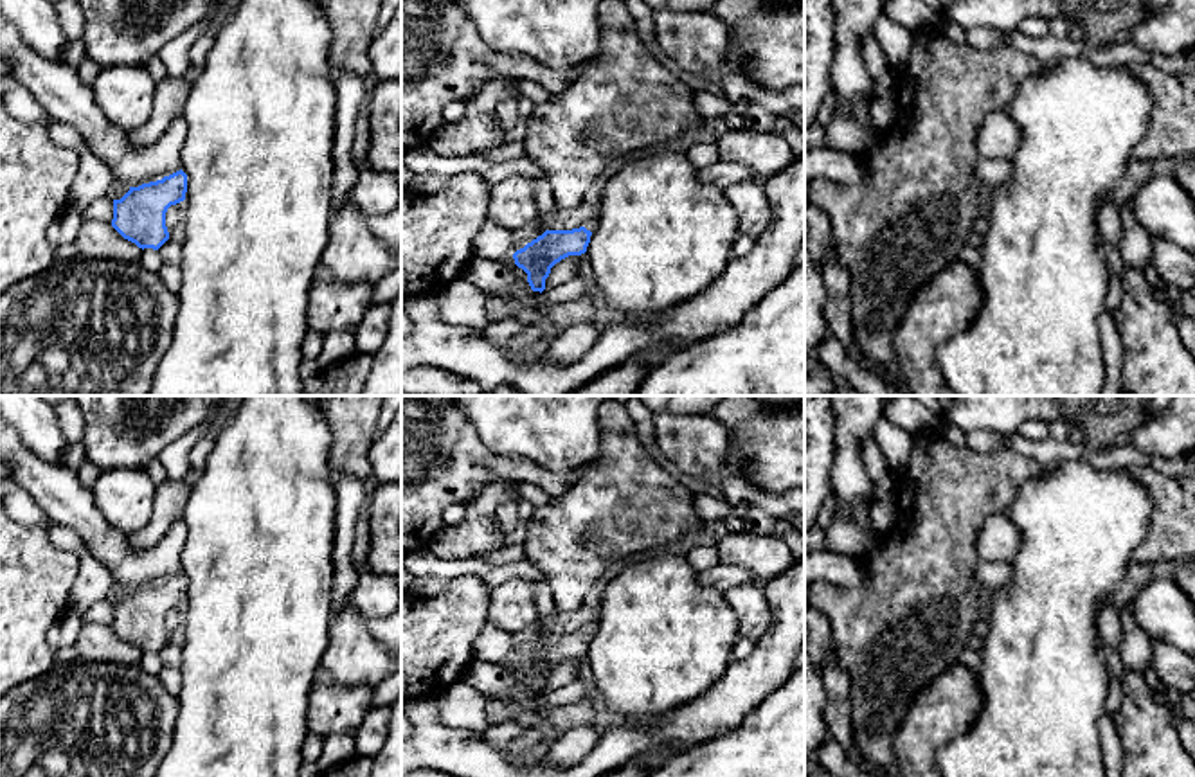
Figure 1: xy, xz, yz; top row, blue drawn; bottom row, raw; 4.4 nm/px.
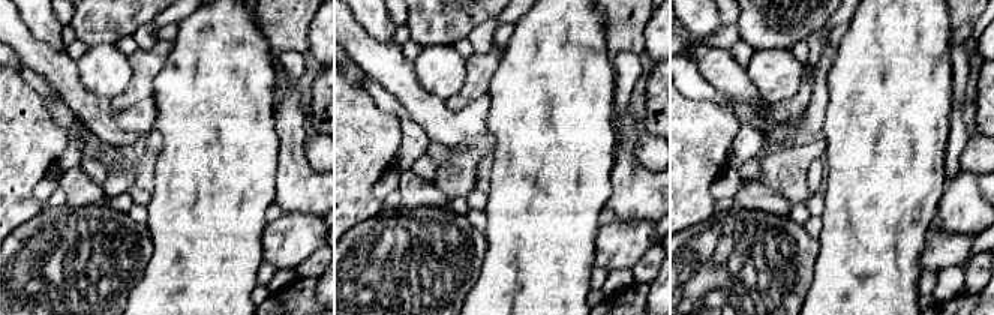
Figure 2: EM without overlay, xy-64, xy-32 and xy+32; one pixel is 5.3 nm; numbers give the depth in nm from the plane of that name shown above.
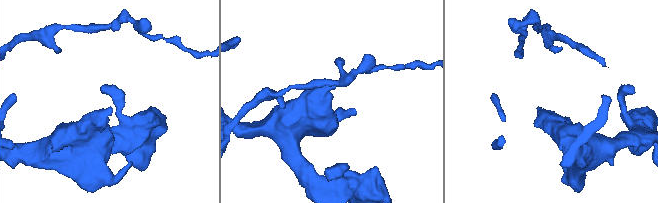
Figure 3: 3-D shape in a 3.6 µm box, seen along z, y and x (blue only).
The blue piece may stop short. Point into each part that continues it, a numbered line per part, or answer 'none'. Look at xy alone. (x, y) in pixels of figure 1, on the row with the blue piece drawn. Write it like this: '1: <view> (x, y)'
none

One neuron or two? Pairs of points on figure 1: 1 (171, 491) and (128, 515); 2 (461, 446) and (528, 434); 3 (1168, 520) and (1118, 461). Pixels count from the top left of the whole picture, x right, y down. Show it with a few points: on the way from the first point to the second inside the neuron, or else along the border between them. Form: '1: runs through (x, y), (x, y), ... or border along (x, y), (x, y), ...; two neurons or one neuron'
1: border along (155, 486), (152, 517), (126, 535); two neurons
2: border along (465, 414), (490, 452), (519, 455), (522, 459); two neurons
3: border along (1147, 466), (1132, 466), (1129, 470); two neurons

